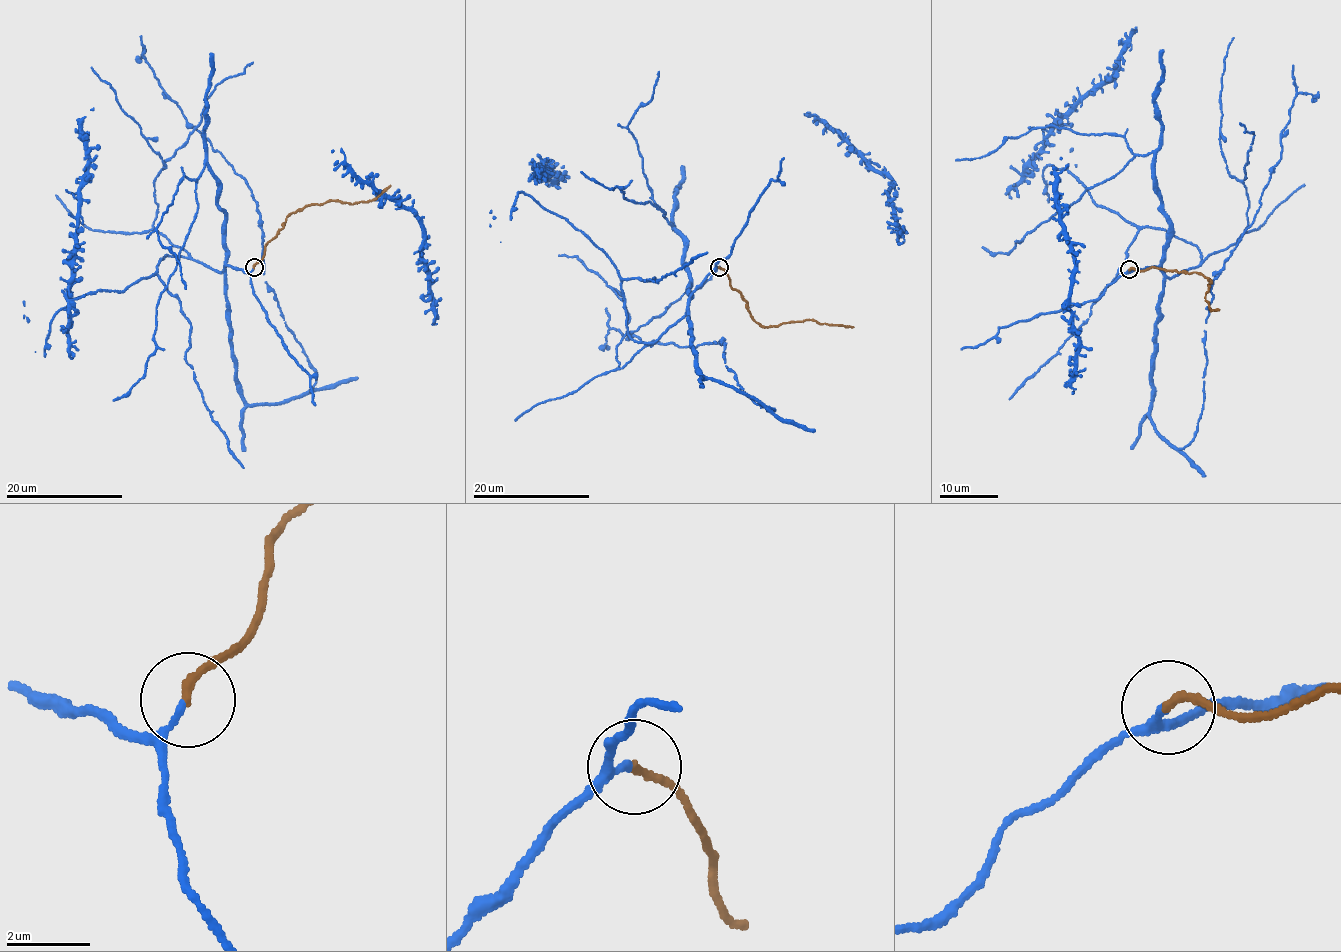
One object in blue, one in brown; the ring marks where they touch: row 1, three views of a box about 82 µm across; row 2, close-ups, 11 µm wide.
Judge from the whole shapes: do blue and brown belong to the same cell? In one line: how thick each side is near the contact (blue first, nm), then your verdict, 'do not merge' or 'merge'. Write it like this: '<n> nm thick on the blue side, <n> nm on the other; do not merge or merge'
140 nm thick on the blue side, 190 nm on the other; merge

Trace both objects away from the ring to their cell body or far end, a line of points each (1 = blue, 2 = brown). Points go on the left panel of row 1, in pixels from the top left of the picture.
1: (253, 268), (225, 266), (237, 390), (288, 402), (316, 378), (264, 281), (258, 205), (140, 36)
2: (253, 268), (288, 215), (311, 204), (332, 200), (352, 204), (376, 200), (390, 185)

